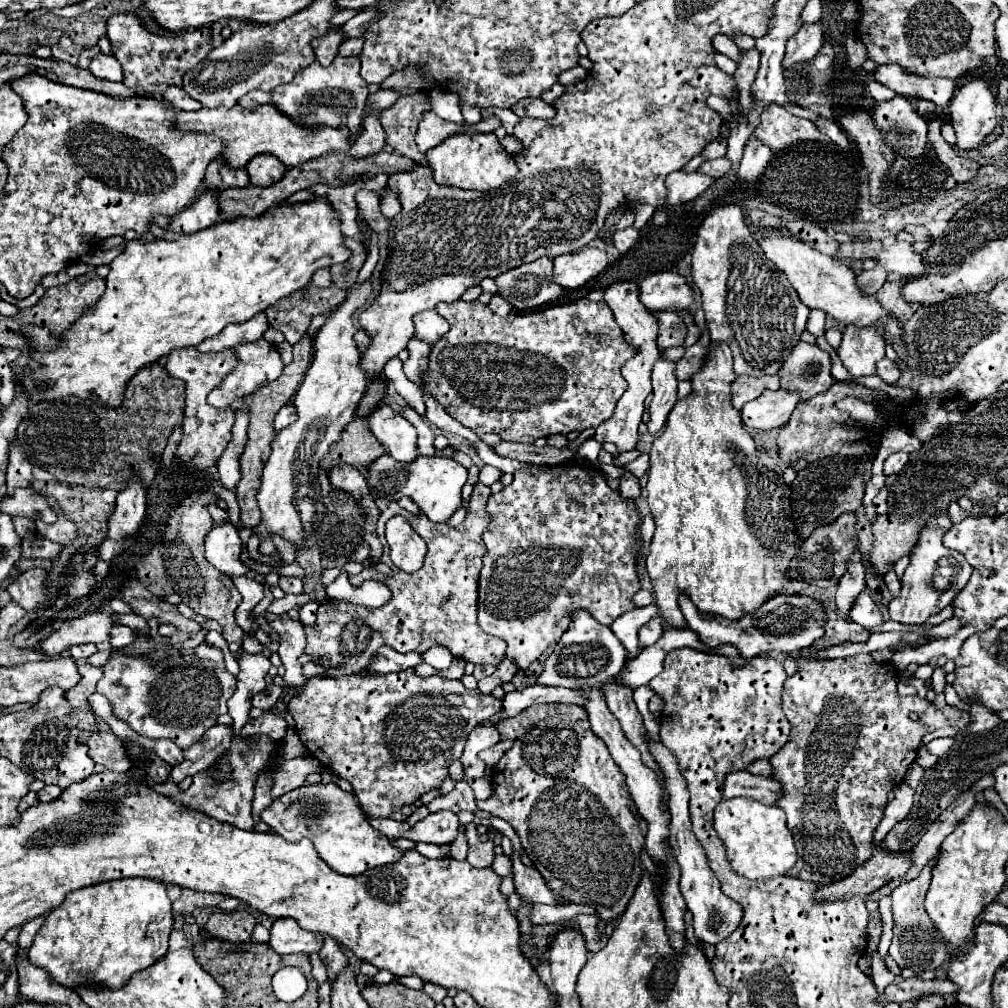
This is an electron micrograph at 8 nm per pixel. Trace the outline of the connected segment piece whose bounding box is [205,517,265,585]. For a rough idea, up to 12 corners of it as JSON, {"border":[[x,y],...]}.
{"border":[[229,517],[205,537],[205,557],[229,579],[265,585],[241,561],[239,529]]}

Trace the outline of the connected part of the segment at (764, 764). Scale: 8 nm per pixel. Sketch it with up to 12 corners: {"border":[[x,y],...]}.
{"border":[[757,759],[747,767],[753,775],[771,775],[767,759]]}

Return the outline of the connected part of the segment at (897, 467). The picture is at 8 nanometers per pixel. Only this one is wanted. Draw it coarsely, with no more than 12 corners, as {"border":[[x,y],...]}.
{"border":[[893,453],[885,461],[885,475],[899,473],[907,453]]}

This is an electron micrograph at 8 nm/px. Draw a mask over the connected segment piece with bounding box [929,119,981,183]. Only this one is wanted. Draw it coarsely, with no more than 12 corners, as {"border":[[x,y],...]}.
{"border":[[941,121],[929,123],[929,141],[957,183],[973,179],[981,167],[959,157],[939,133]]}

